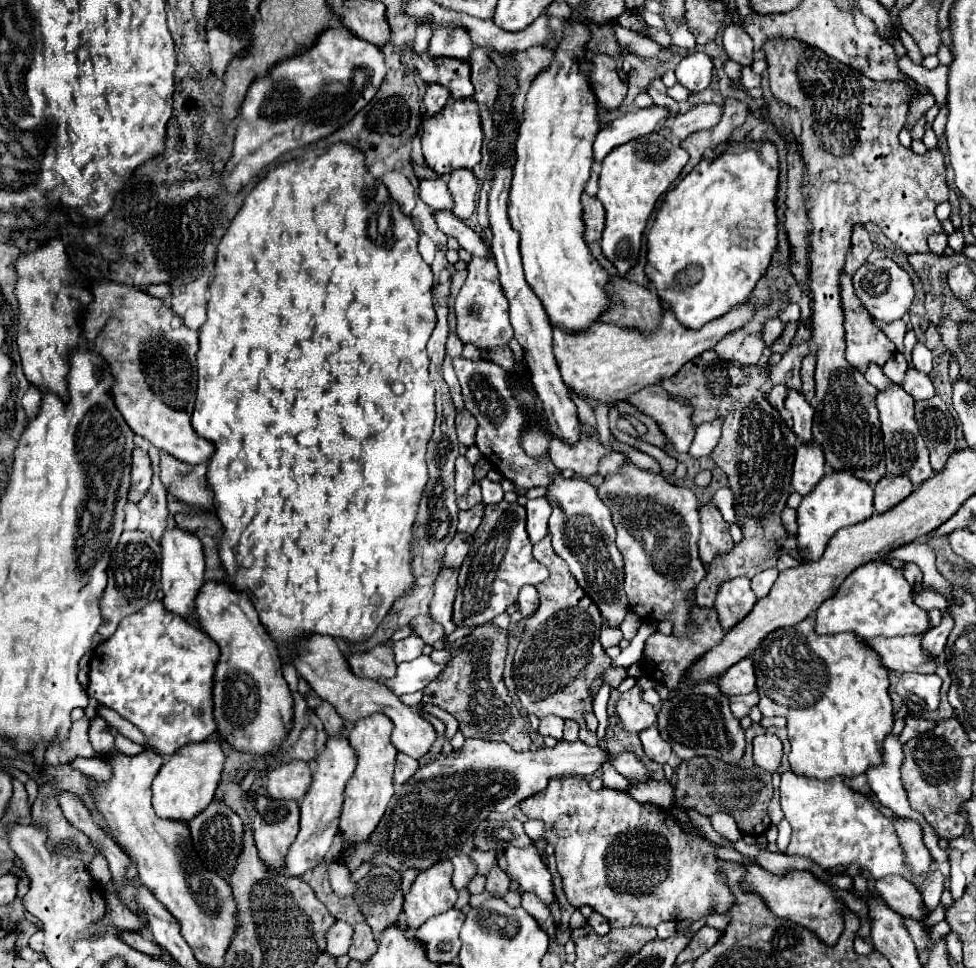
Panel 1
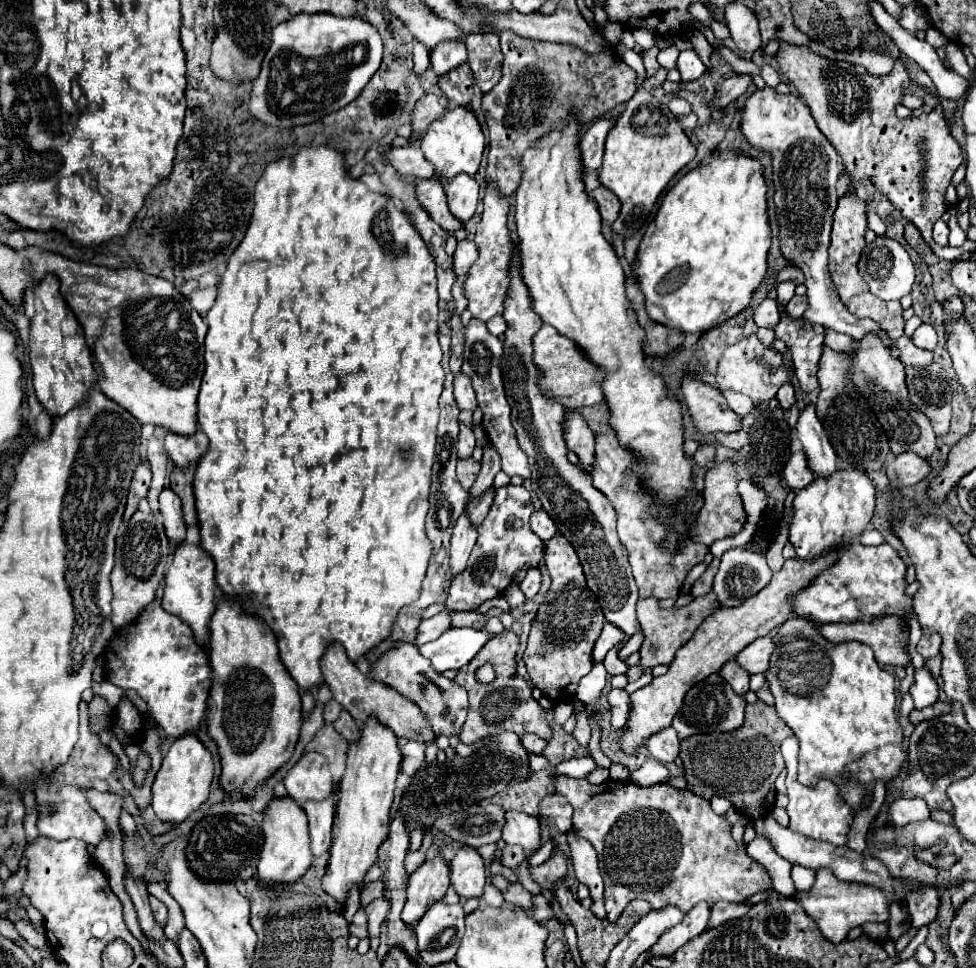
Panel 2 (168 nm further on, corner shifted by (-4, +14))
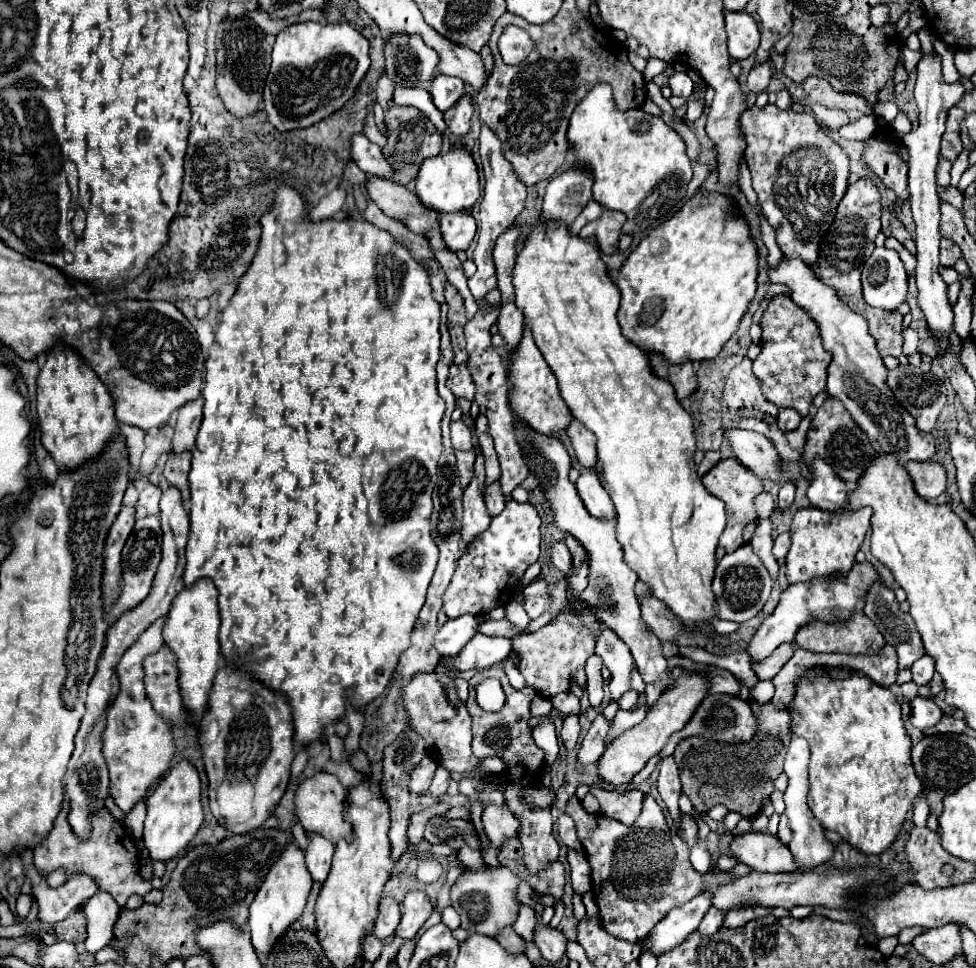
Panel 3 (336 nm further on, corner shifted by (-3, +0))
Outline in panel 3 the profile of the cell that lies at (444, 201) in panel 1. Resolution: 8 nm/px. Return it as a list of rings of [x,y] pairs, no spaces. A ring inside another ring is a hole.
[[[362,133],[352,135],[350,139],[350,155],[354,163],[368,175],[378,175],[384,179],[392,179],[392,167],[388,165],[386,157],[382,155],[380,147],[368,141]]]

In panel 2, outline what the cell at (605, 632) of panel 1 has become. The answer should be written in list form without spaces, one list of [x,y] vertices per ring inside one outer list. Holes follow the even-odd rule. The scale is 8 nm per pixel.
[[[605,623],[603,631],[601,631],[601,637],[597,639],[595,649],[593,649],[593,661],[595,661],[595,663],[597,663],[597,661],[603,661],[605,655],[607,655],[607,651],[609,651],[615,643],[619,643],[619,641],[623,641],[623,639],[625,639],[625,633],[617,631],[617,625]]]

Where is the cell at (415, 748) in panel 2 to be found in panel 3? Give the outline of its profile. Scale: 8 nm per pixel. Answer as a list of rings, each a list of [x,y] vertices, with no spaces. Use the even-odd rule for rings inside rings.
[[[426,755],[426,757],[414,767],[414,771],[412,771],[412,775],[410,775],[410,783],[408,783],[410,791],[412,791],[412,793],[426,793],[428,787],[430,787],[430,781],[432,781],[432,777],[434,777],[434,771],[436,771],[436,761],[434,761],[430,755]]]

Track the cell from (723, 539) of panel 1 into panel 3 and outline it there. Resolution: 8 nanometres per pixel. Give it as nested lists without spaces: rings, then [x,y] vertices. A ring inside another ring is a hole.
[[[728,457],[728,459],[722,459],[720,463],[716,463],[716,465],[710,469],[710,471],[702,477],[702,483],[704,483],[704,487],[706,487],[712,495],[718,495],[720,499],[726,501],[726,515],[730,515],[730,519],[728,519],[728,525],[726,525],[722,537],[720,537],[720,545],[724,545],[728,553],[732,553],[732,551],[736,551],[740,545],[746,543],[746,541],[744,541],[744,535],[742,535],[744,529],[746,529],[746,525],[748,525],[748,541],[750,541],[752,535],[754,535],[756,519],[758,519],[756,509],[754,509],[754,497],[764,491],[762,481],[760,481],[756,475],[752,475],[746,467],[742,467],[742,465],[738,463],[738,459]]]

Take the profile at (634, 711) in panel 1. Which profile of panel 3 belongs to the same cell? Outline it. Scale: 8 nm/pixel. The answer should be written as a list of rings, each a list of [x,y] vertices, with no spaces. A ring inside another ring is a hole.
[[[598,715],[592,723],[592,727],[588,729],[586,737],[582,739],[582,745],[578,749],[578,755],[576,755],[576,761],[580,767],[586,767],[590,763],[596,763],[600,759],[600,755],[604,753],[604,739],[606,739],[606,733],[610,729],[610,721],[604,719],[604,715]]]

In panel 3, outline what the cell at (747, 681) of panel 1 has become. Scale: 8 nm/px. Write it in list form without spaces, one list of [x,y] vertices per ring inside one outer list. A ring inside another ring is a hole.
[[[782,643],[770,657],[766,657],[760,663],[754,663],[754,673],[758,679],[774,679],[778,675],[778,671],[790,661],[790,657],[794,655],[794,645],[792,643]]]

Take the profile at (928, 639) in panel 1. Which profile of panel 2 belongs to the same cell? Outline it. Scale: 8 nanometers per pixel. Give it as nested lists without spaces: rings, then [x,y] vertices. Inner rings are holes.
[[[929,633],[929,635],[923,635],[921,641],[917,643],[917,651],[923,655],[923,659],[929,659],[929,657],[935,657],[939,655],[941,647],[941,637],[937,633]]]

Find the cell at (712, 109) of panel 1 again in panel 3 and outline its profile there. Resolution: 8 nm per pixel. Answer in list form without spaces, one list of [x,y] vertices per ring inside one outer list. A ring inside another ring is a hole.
[[[766,61],[766,63],[756,65],[754,71],[752,71],[752,73],[748,75],[748,79],[746,79],[746,89],[748,89],[748,91],[754,91],[754,93],[766,91],[772,75],[774,75],[774,71],[772,71],[772,61]]]

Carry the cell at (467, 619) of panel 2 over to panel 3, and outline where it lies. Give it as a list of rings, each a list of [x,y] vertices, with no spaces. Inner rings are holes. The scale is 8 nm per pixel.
[[[500,619],[500,621],[482,621],[480,623],[480,633],[484,633],[484,635],[500,635],[500,637],[516,637],[516,635],[520,635],[520,633],[526,633],[528,631],[528,627],[524,629],[524,631],[520,631],[518,627],[514,627],[508,619]]]

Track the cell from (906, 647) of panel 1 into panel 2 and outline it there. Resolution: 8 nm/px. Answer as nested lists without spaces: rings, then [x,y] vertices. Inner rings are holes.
[[[883,617],[873,623],[825,623],[821,635],[827,641],[859,641],[873,649],[875,659],[881,665],[911,665],[911,655],[905,649],[905,629],[897,617]]]

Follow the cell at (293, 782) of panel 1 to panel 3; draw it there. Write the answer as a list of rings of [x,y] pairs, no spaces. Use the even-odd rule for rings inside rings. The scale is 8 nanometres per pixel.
[[[316,773],[314,777],[302,781],[298,785],[296,791],[296,815],[302,823],[302,827],[308,833],[316,833],[316,835],[324,835],[326,839],[330,839],[332,843],[336,843],[338,839],[346,839],[352,841],[352,825],[346,821],[344,817],[344,809],[346,809],[346,789],[340,785],[340,781],[330,775],[330,773]]]

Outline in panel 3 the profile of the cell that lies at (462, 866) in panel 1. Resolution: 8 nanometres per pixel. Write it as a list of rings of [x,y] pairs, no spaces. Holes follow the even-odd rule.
[[[492,867],[486,871],[462,873],[456,885],[452,887],[452,907],[458,911],[462,919],[462,929],[470,933],[480,933],[488,937],[496,937],[504,927],[514,925],[520,913],[518,901],[518,877],[506,867]]]

